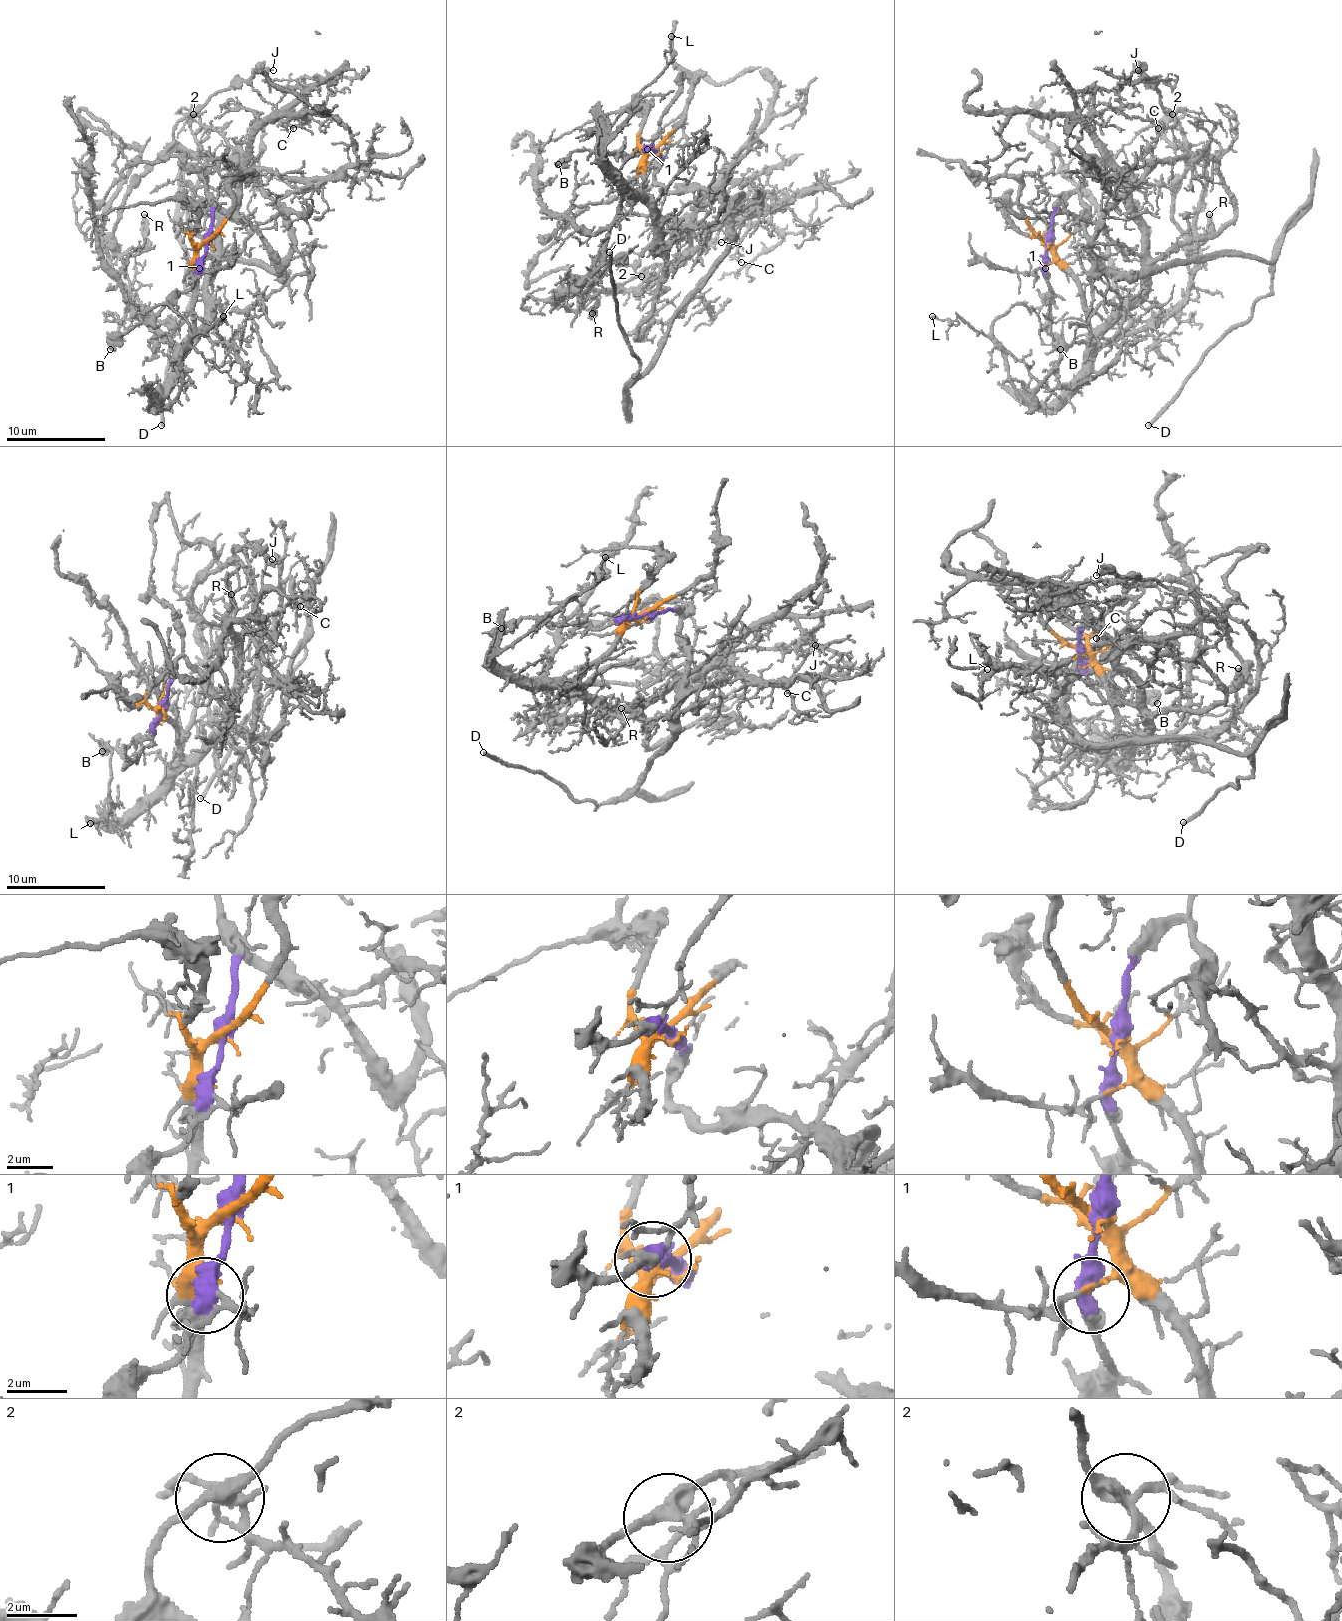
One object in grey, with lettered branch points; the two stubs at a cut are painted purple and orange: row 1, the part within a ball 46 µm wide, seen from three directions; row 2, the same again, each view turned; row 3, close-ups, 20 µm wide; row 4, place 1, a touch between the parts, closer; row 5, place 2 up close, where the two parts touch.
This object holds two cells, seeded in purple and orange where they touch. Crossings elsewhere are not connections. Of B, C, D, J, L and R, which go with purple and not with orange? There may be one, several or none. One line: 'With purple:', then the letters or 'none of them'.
With purple: B, D, J, R

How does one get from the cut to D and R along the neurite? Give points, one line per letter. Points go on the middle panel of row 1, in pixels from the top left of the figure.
D: (654, 152), (654, 179), (669, 192), (714, 194), (729, 254), (639, 375), (610, 251)
R: (654, 152), (669, 192), (736, 206), (644, 286), (570, 276), (592, 313)

